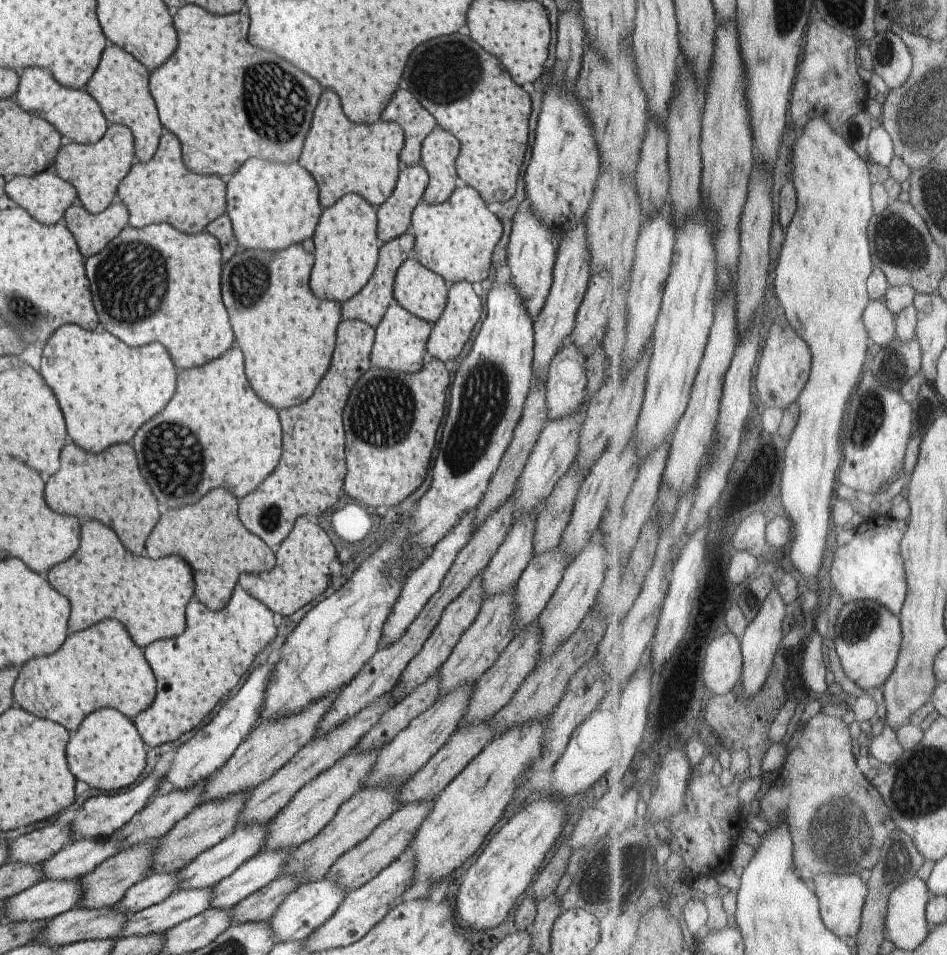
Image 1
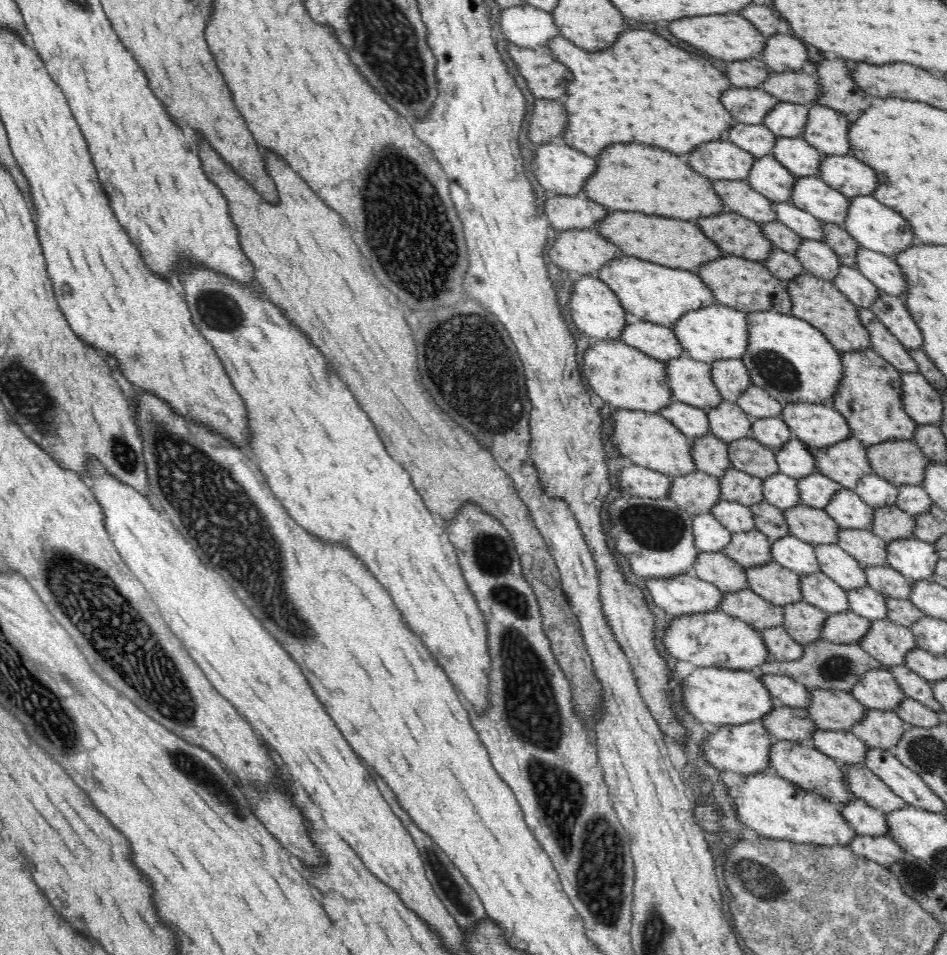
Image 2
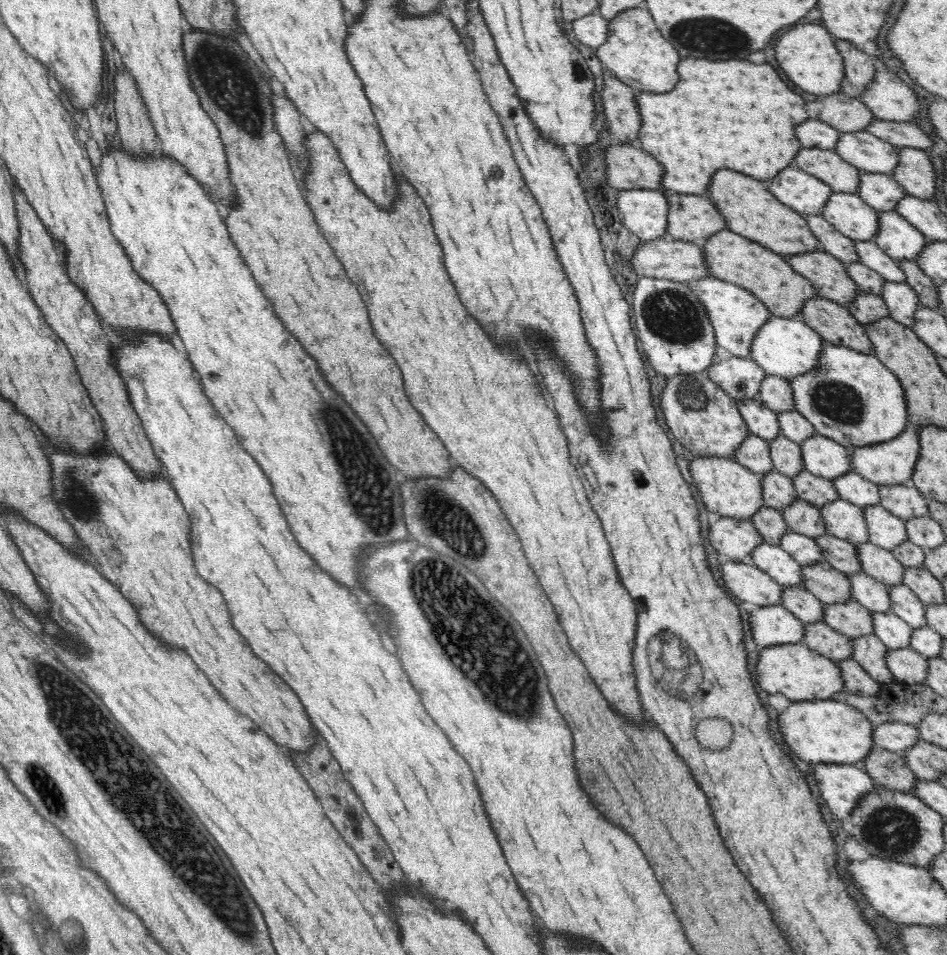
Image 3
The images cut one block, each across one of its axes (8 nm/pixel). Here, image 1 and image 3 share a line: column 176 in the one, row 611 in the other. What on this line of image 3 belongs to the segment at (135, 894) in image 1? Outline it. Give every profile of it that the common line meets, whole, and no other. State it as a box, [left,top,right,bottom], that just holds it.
[848,570,890,612]

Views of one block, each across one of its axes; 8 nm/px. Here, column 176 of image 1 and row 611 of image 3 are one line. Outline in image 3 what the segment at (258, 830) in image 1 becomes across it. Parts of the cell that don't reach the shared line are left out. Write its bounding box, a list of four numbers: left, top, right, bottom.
[871,610,912,649]

